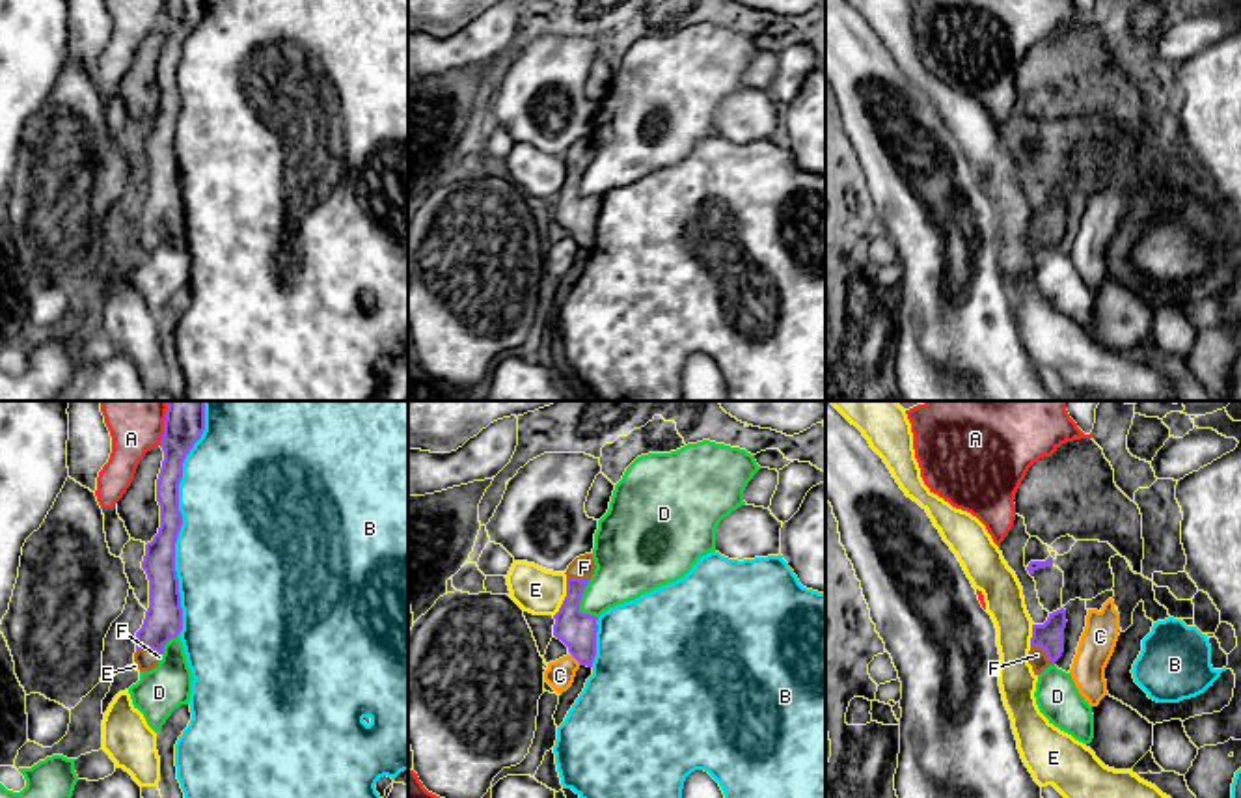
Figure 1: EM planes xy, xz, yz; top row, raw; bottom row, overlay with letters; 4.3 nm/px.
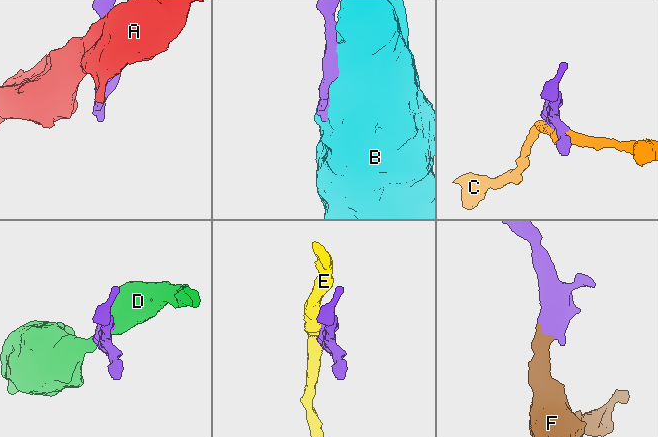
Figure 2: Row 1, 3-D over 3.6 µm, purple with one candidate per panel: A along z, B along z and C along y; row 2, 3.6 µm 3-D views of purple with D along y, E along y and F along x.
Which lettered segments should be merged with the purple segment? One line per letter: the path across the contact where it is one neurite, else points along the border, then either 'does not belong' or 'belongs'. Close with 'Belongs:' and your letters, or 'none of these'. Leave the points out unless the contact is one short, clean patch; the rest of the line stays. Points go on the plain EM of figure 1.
A: does not belong
B: does not belong
C: does not belong
D: does not belong
E: border xz (567, 161), (567, 178), (554, 198); does not belong
F: way yz (1050, 219), (1044, 232), (1036, 237); belongs
Belongs: F

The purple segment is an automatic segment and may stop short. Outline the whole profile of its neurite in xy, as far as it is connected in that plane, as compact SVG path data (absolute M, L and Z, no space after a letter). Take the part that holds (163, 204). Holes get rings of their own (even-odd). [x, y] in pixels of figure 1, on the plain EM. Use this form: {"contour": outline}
{"contour": "M166 0L160 30L162 50L157 62L160 110L145 127L142 151L149 162L149 190L136 214L134 244L140 254L151 254L164 237L164 227L183 213L179 160L175 153L175 125L183 108L179 93L179 65L183 45L205 13L205 0Z"}

